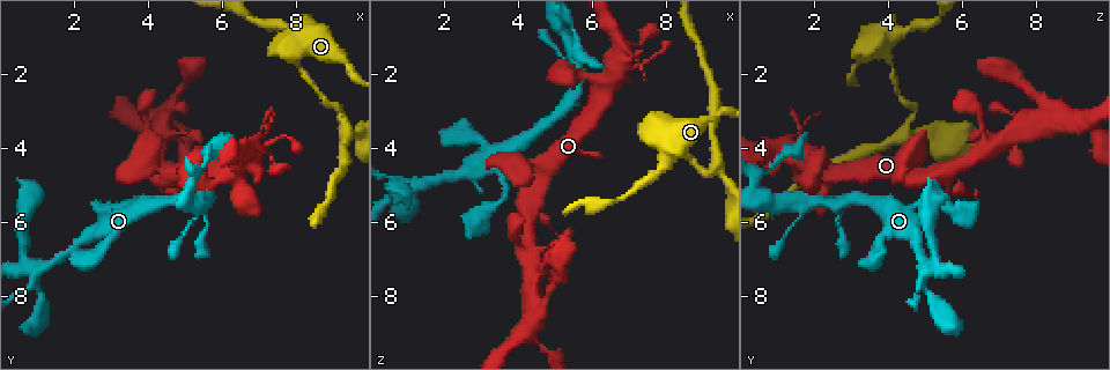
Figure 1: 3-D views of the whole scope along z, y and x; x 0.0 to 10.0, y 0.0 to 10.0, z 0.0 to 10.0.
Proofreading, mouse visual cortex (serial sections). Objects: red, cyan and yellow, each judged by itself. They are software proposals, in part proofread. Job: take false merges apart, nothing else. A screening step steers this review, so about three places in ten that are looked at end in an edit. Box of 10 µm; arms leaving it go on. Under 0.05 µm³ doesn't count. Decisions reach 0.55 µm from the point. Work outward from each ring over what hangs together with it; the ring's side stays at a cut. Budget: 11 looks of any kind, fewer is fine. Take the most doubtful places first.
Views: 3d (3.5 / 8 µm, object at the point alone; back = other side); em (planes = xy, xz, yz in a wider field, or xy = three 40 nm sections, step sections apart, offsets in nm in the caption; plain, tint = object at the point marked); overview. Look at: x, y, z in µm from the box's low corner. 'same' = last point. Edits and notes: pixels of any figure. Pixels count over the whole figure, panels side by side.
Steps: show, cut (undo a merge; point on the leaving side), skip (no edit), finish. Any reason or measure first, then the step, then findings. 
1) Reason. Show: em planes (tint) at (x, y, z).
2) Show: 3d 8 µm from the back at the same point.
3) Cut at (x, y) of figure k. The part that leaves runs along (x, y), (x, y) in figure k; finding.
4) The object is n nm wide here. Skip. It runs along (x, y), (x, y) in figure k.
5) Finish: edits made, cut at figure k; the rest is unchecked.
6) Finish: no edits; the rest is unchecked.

Thin neck. Show: 3d 3.5 µm at (8.15, 2.00, 4.10).

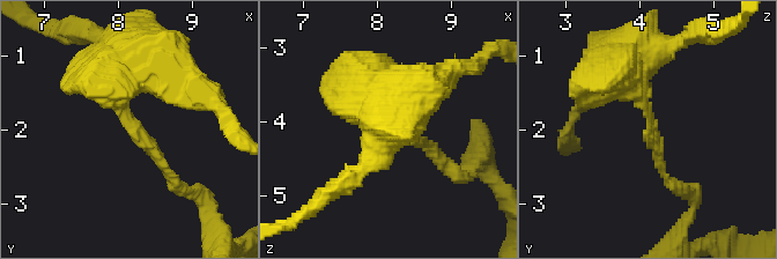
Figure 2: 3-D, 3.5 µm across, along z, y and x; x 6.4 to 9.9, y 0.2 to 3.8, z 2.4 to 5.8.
Show: em xy step 2 (tint) at (8.20, 1.95, 4.15).

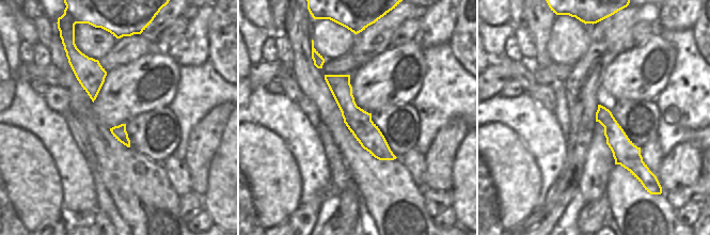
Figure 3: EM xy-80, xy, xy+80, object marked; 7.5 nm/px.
The object is 190 nm wide here. Skip. It runs along (327, 77), (391, 157) in figure 3; all the same cell.

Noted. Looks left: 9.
Looks like a crossing. Show: 3d 8 µm at (1.05, 7.35, 5.10).

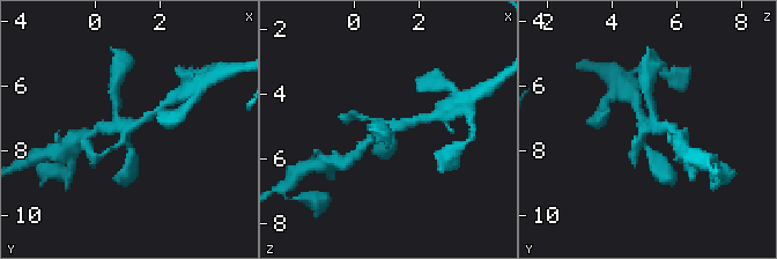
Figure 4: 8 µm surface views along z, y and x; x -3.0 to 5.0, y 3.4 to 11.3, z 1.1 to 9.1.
Now the EM. Show: em xy step 1 (tint) at the same point.

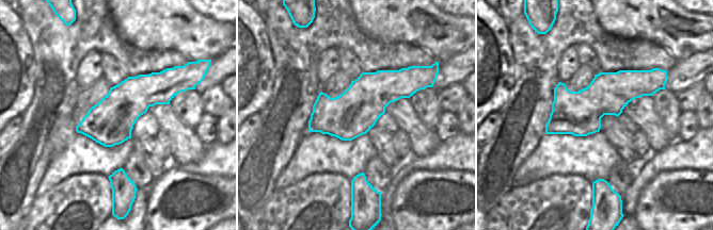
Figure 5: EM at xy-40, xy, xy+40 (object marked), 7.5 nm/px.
Skip. It runs along (660, 86), (622, 86), (548, 131) in figure 5; continuous, no second cell.

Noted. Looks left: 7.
Thin neck. Show: 3d 3.5 µm at (4.85, 3.90, 7.45).

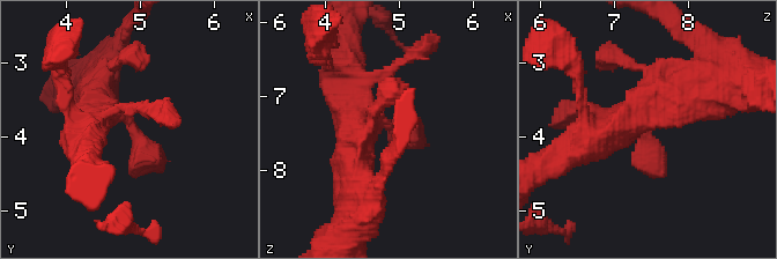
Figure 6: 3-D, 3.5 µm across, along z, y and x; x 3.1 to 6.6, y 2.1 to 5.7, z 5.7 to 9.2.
Now the EM. Show: em xy step 2 (tint) at (4.85, 3.85, 7.45).

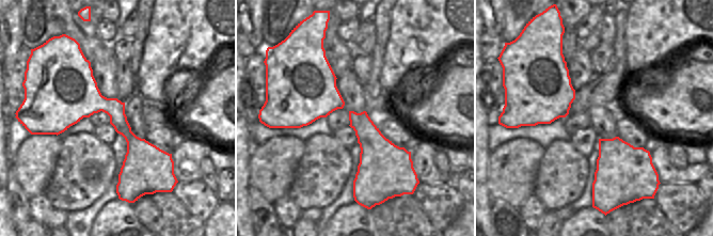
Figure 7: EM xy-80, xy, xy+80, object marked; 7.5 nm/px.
The object is 220 nm wide here. Skip. It runs along (343, 88), (400, 148) in figure 6; one cell here.

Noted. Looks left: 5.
Abrupt turn. Show: 3d 3.5 µm at (9.35, 3.55, 4.55).

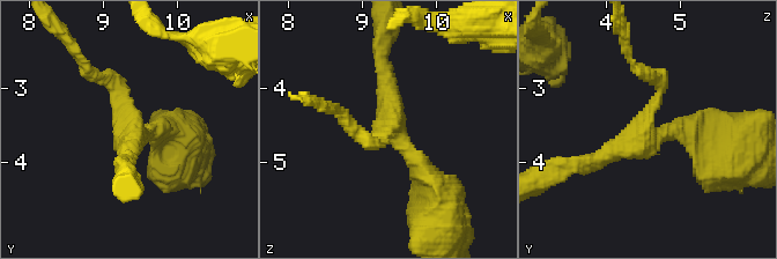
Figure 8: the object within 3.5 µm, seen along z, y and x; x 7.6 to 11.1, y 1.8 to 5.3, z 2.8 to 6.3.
3 arms meet here; the arms are 200, 250, 250 nm wide. Show: em planes (tint) at (9.40, 3.50, 4.50).

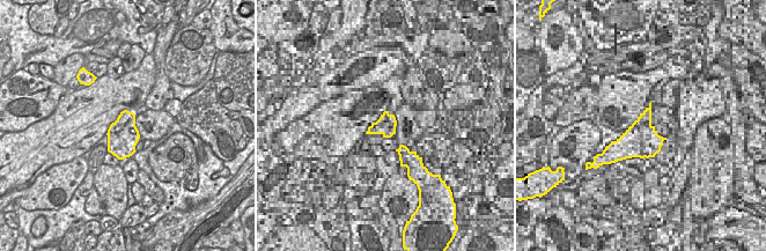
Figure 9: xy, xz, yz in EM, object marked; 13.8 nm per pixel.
Cut it another way. Show: em xy step 5 (tint) at the same point.

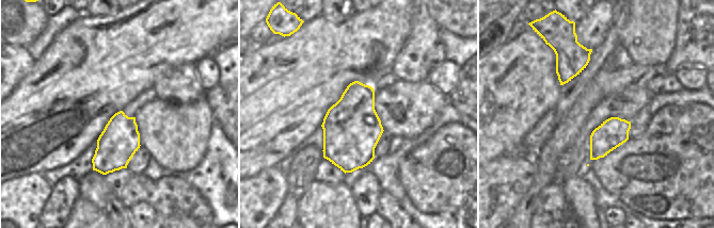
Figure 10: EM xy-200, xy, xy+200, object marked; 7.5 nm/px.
The object is 440 nm wide here. Skip. It runs along (93, 74), (110, 81), (139, 134), (175, 134) in figure 8; all the same cell.

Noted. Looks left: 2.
Sudden change in width. Show: 3d 8 µm at (5.40, 5.50, 2.70).

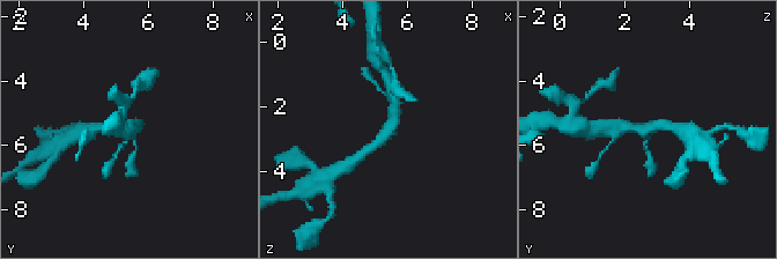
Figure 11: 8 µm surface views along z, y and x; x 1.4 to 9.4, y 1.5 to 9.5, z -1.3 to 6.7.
Shape alone is not enough. Show: em xy step 1 (tint) at the same point.

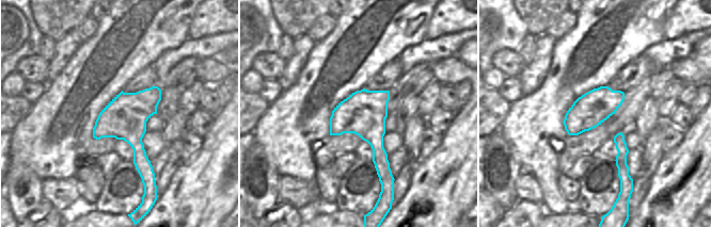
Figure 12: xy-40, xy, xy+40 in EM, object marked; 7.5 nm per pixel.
Skip. It runs along (368, 149), (394, 121), (393, 94) in figure 11; one cell here.

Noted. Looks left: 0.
Finish: no edits; the rest is unchecked.

